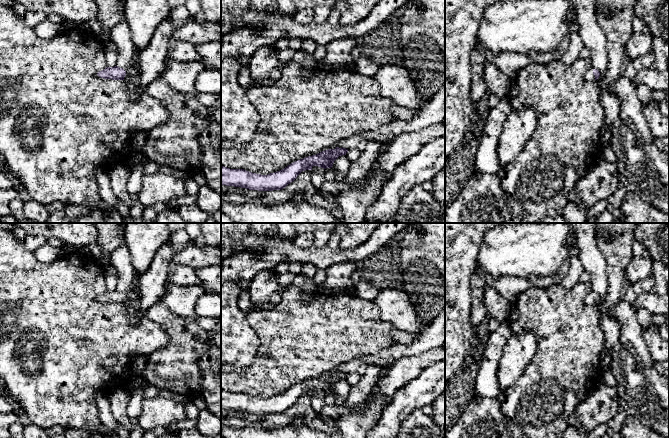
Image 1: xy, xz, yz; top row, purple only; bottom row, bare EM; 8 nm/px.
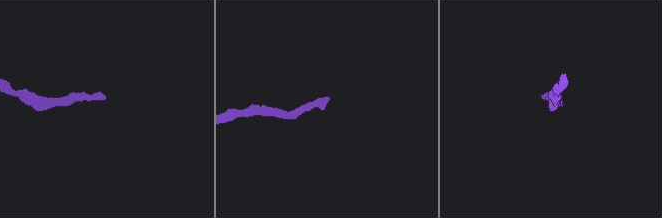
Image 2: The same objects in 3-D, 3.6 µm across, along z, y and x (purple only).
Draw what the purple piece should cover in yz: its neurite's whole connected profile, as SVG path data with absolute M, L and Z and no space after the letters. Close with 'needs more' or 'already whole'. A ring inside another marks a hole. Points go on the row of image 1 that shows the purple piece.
M590 68L590 69L586 72L584 78L585 78L586 81L591 82L591 81L593 81L593 80L597 80L597 79L599 78L599 76L600 76L600 72L599 72L597 69L593 69L593 70L592 70L592 69Z; needs more

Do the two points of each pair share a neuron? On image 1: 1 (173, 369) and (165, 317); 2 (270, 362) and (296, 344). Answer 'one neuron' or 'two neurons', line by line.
1: one neuron
2: one neuron

